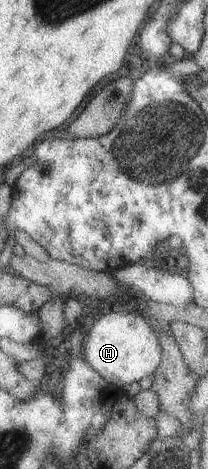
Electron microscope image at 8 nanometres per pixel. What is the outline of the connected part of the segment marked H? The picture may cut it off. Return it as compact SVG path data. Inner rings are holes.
M101 309L93 324L86 327L84 334L82 359L112 387L121 389L130 382L138 382L146 376L152 377L160 364L162 354L154 329L134 311L113 312Z

